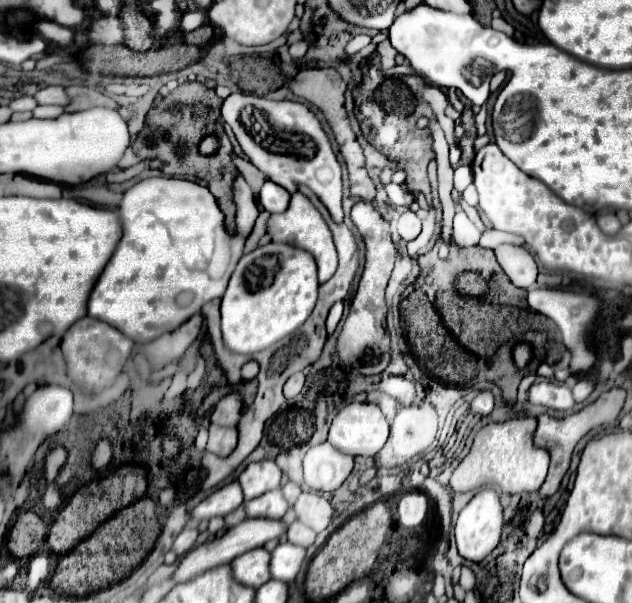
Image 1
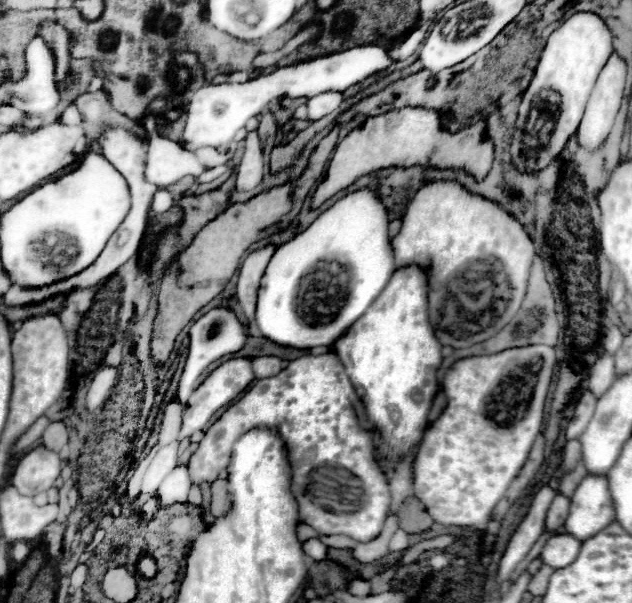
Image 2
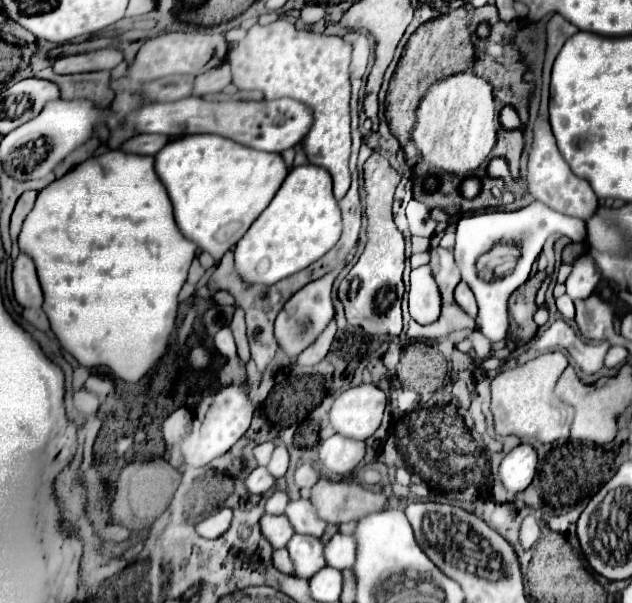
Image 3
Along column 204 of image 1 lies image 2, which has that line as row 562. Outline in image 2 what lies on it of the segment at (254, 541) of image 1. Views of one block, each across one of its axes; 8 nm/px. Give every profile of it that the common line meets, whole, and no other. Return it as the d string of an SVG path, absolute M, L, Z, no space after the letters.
M560 534L560 536L552 536L546 540L540 560L544 564L548 564L550 568L558 570L564 568L568 564L572 564L572 560L578 556L582 542L576 542L576 538L568 536L568 534Z

